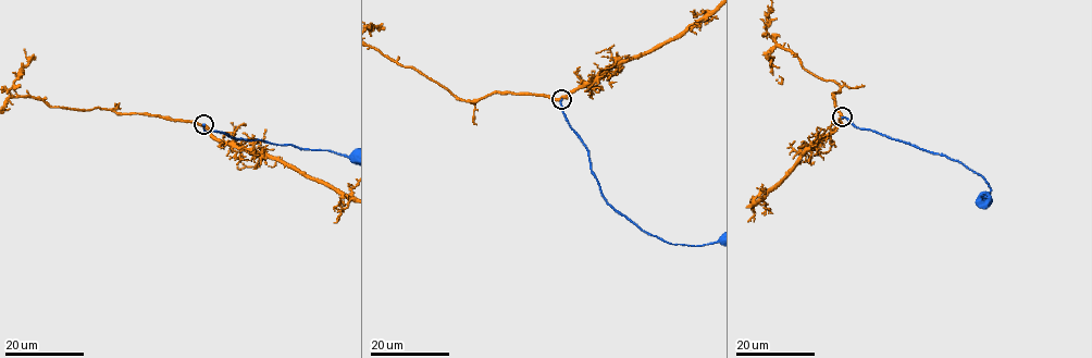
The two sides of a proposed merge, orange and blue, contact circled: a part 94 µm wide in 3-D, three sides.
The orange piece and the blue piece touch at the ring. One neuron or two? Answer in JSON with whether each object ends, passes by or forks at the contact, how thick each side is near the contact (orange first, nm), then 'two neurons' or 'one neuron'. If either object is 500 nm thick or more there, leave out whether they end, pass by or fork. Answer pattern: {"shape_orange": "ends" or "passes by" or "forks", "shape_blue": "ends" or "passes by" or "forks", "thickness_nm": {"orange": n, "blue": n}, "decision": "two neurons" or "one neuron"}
{"shape_orange": "passes by", "shape_blue": "ends", "thickness_nm": {"orange": 360, "blue": 240}, "decision": "one neuron"}

